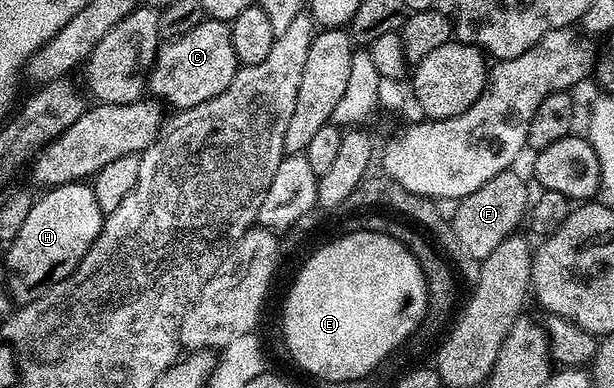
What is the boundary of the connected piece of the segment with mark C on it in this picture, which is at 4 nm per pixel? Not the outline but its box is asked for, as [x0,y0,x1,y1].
[147,18,238,110]

